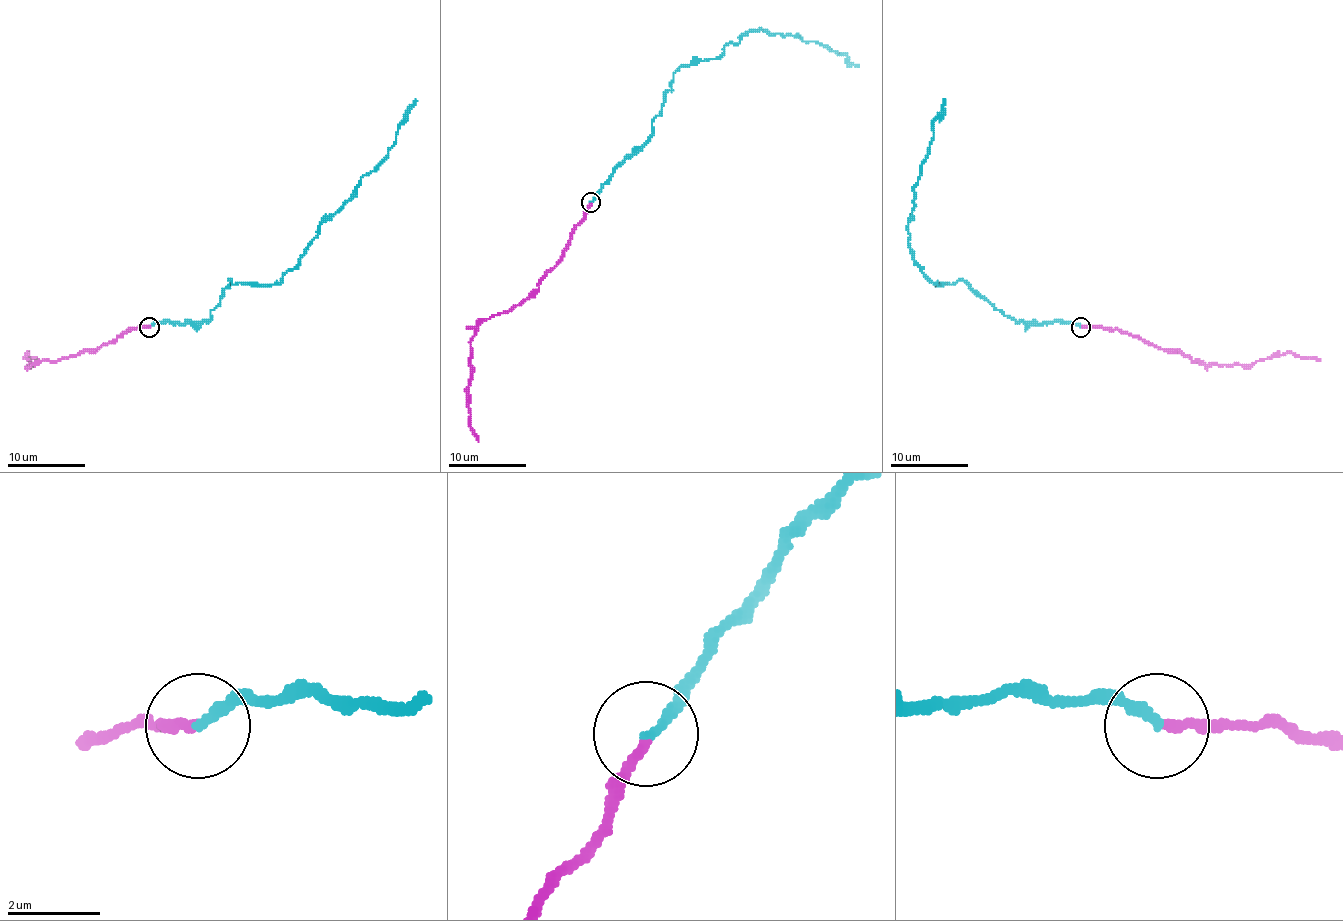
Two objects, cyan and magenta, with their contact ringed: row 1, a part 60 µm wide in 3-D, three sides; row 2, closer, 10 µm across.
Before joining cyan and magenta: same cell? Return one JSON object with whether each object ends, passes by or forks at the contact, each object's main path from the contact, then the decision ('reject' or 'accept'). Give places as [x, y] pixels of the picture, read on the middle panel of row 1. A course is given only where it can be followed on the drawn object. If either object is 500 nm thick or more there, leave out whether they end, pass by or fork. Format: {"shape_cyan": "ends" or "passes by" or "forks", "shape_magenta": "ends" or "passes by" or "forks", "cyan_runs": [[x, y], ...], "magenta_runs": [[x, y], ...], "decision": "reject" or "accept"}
{"shape_cyan": "ends", "shape_magenta": "ends", "cyan_runs": [[591, 201], [648, 139], [679, 69], [720, 55], [745, 31], [818, 41], [857, 67]], "magenta_runs": [[591, 203], [560, 260], [538, 287], [507, 311], [486, 318], [470, 342], [470, 430], [478, 441]], "decision": "accept"}

